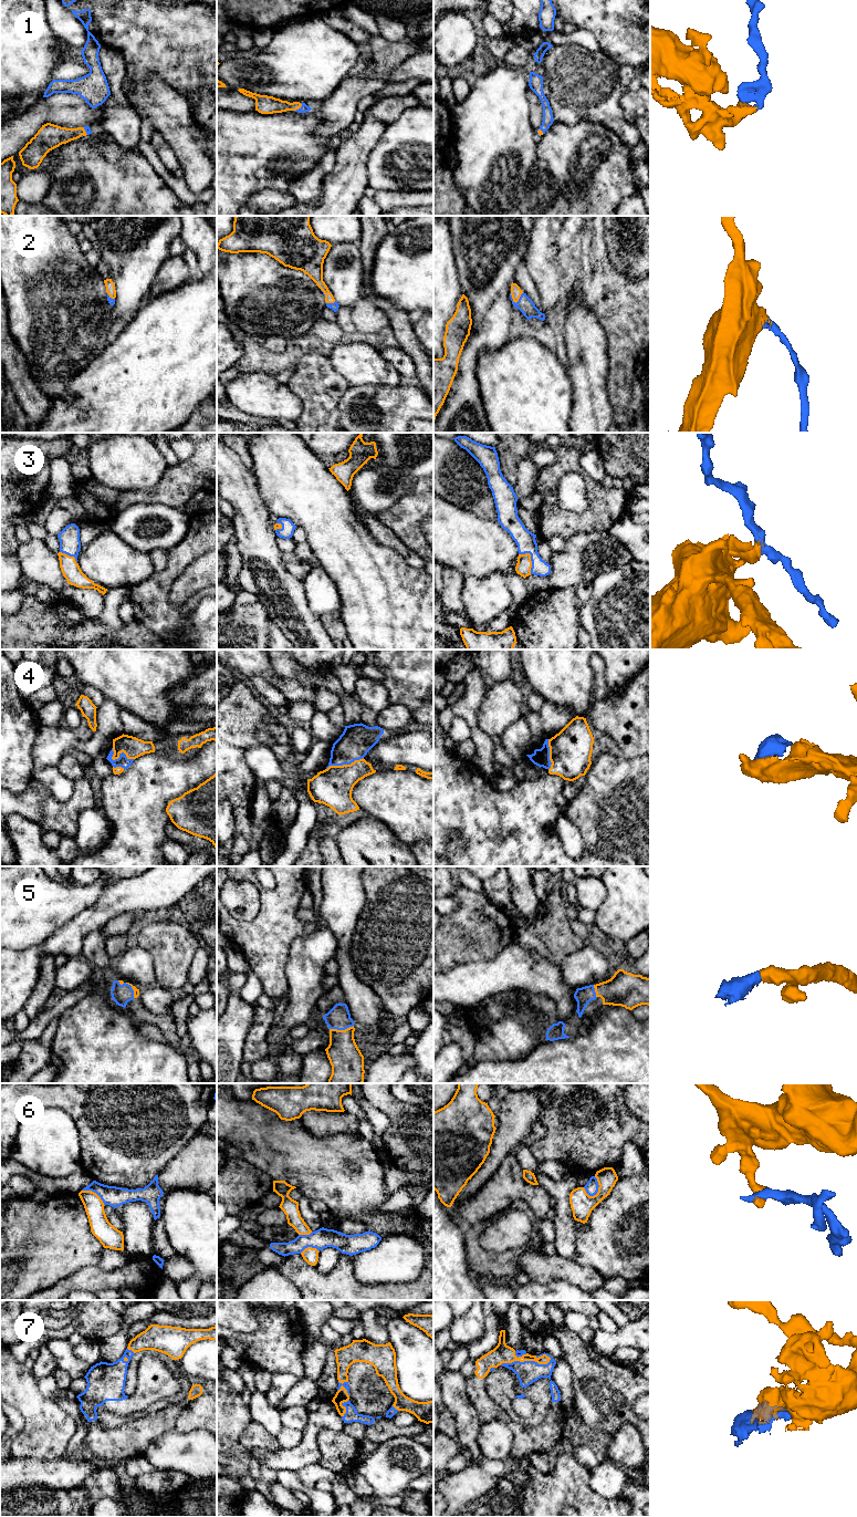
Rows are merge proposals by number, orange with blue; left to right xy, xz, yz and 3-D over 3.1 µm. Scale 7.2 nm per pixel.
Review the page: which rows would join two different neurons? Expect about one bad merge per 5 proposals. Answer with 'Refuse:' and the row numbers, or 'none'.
Refuse: 6

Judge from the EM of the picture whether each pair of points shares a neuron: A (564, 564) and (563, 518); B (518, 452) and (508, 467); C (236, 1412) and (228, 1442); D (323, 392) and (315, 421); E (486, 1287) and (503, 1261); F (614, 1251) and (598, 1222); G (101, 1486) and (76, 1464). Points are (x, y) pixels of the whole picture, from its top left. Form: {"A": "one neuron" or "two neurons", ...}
{"A": "two neurons", "B": "one neuron", "C": "one neuron", "D": "one neuron", "E": "two neurons", "F": "one neuron", "G": "two neurons"}

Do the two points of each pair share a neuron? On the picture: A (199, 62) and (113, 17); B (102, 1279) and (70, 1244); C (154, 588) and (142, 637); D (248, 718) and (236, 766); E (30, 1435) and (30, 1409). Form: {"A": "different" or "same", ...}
{"A": "same", "B": "different", "C": "different", "D": "same", "E": "same"}

